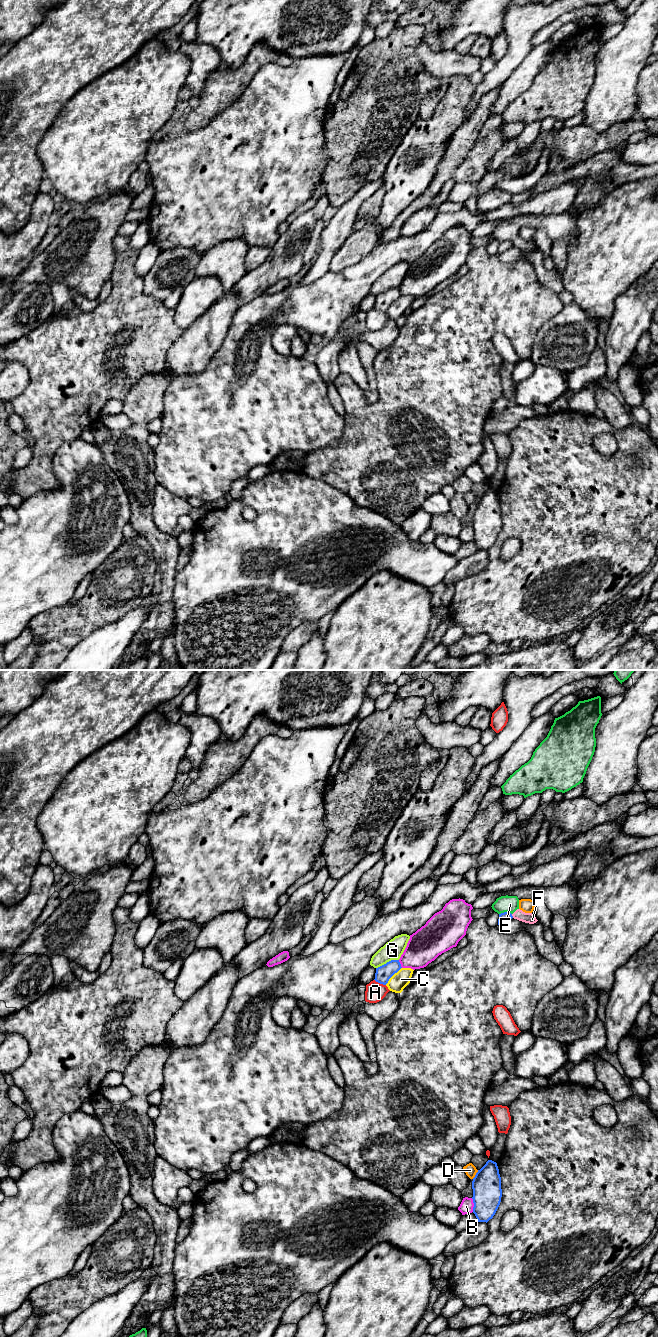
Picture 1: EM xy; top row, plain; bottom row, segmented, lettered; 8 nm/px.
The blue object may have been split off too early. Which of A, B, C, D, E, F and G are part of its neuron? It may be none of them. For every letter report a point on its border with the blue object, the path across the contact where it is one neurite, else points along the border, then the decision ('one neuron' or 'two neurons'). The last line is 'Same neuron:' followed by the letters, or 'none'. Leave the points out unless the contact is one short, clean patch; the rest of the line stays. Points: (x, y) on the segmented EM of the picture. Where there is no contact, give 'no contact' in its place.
A: meets blue in xy at (380, 983); two neurons
B: meets blue in xy at (474, 1205); two neurons
C: meets blue in xy at (392, 975); two neurons
D: meets blue in xy at (476, 1174); two neurons
E: meets blue in xy at (505, 912); two neurons
F: meets blue in xy at (512, 916); border along xy (511, 914), (513, 917); two neurons
G: meets blue in xy at (387, 962); two neurons
Same neuron: none

